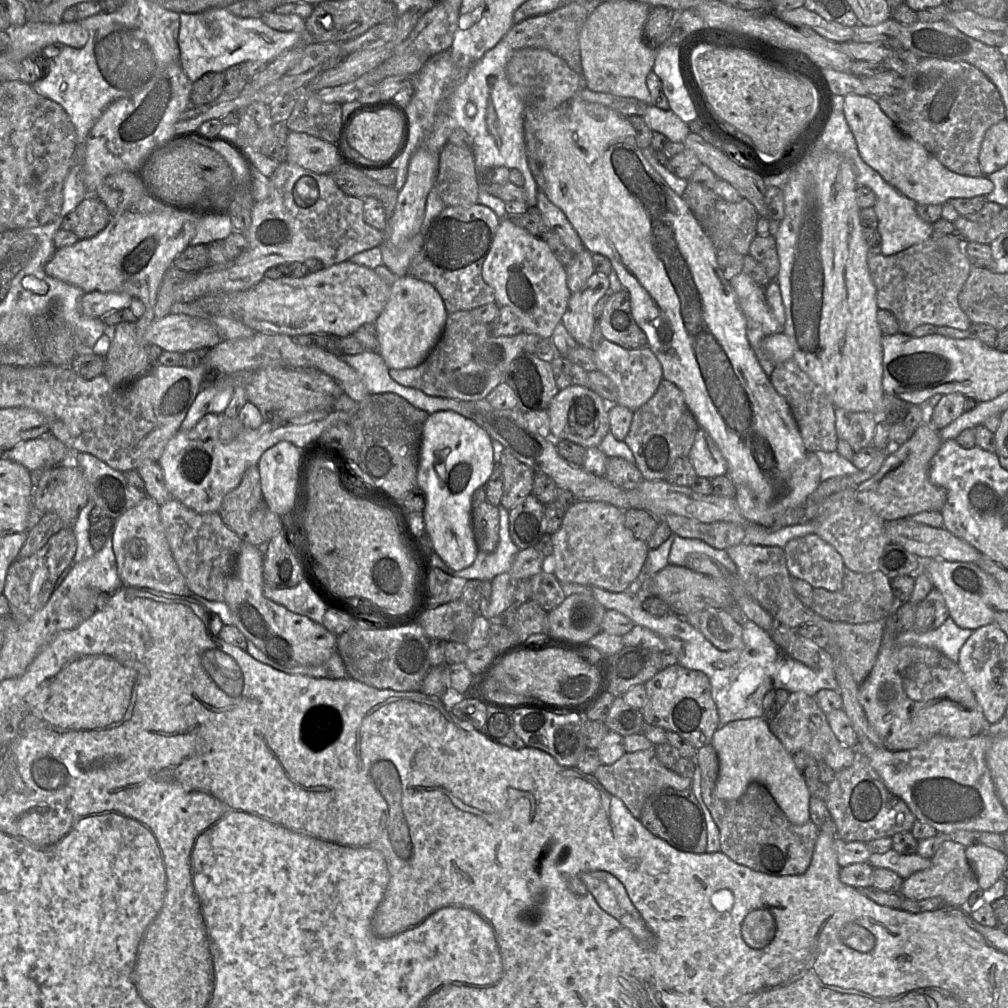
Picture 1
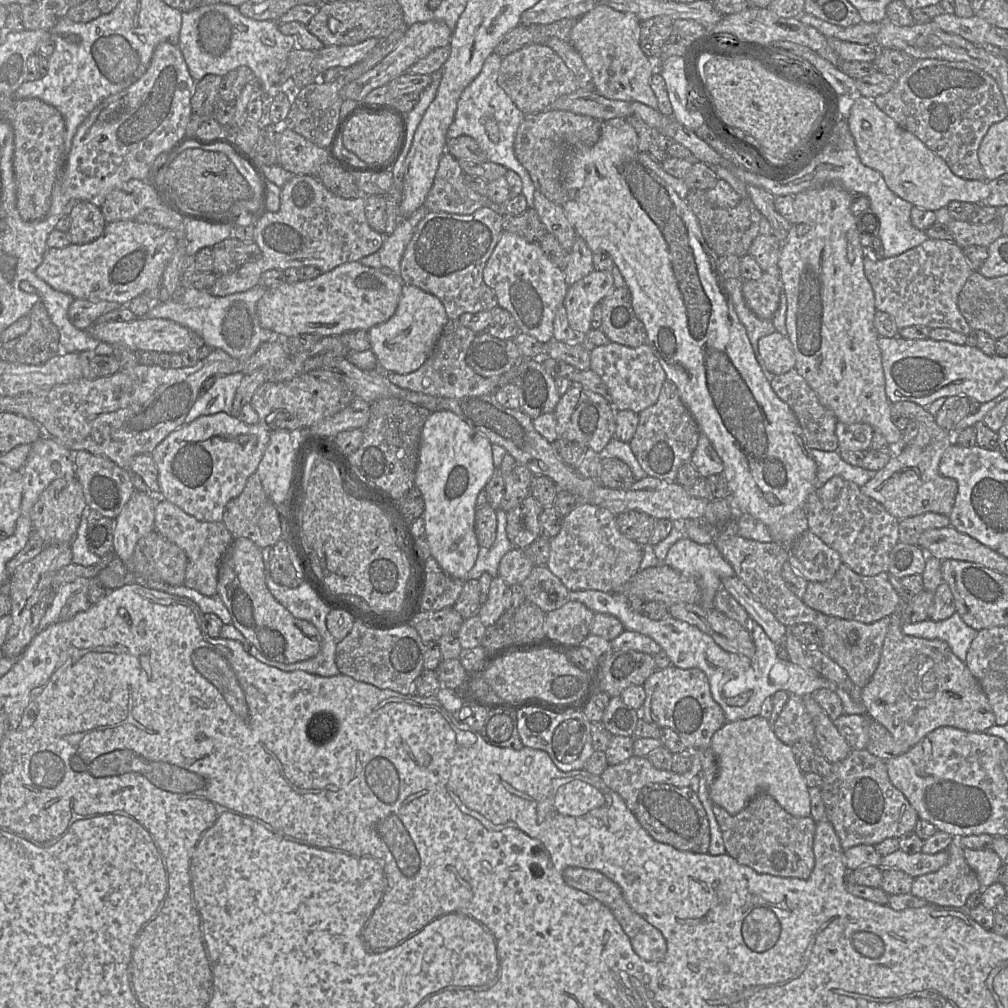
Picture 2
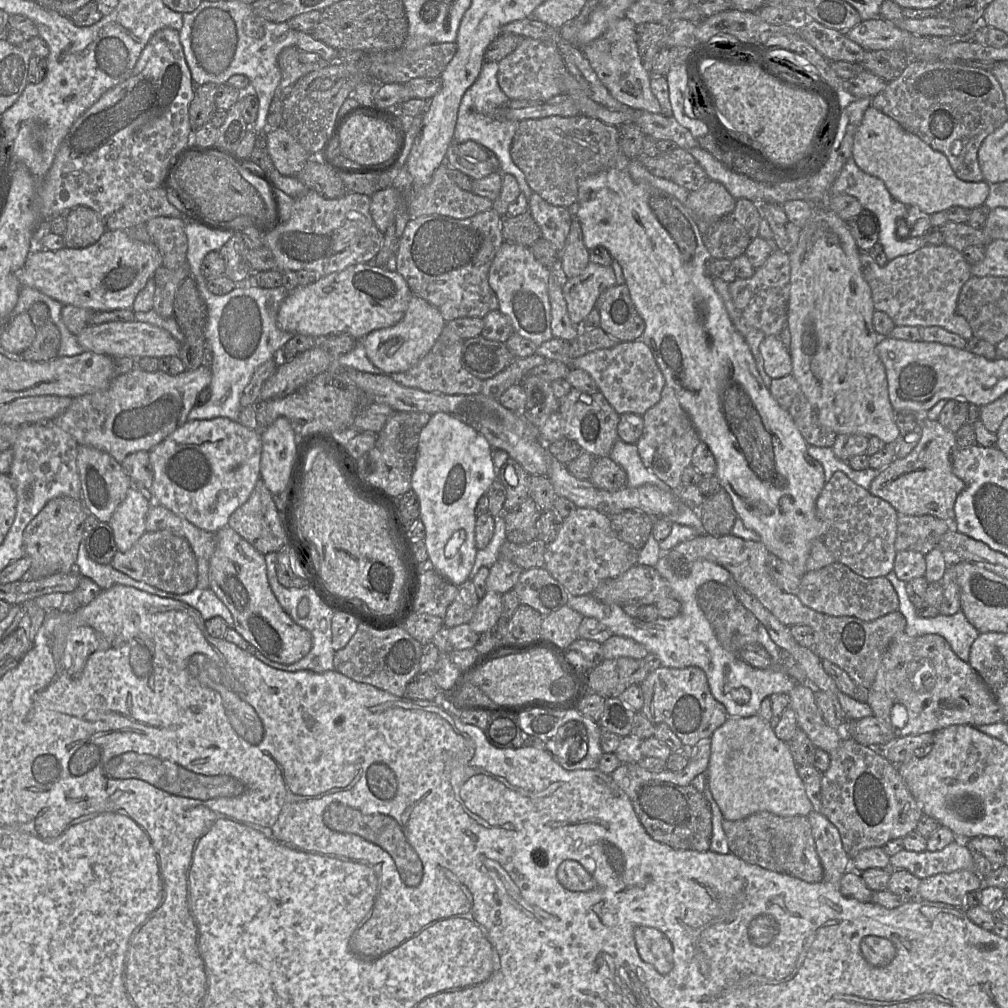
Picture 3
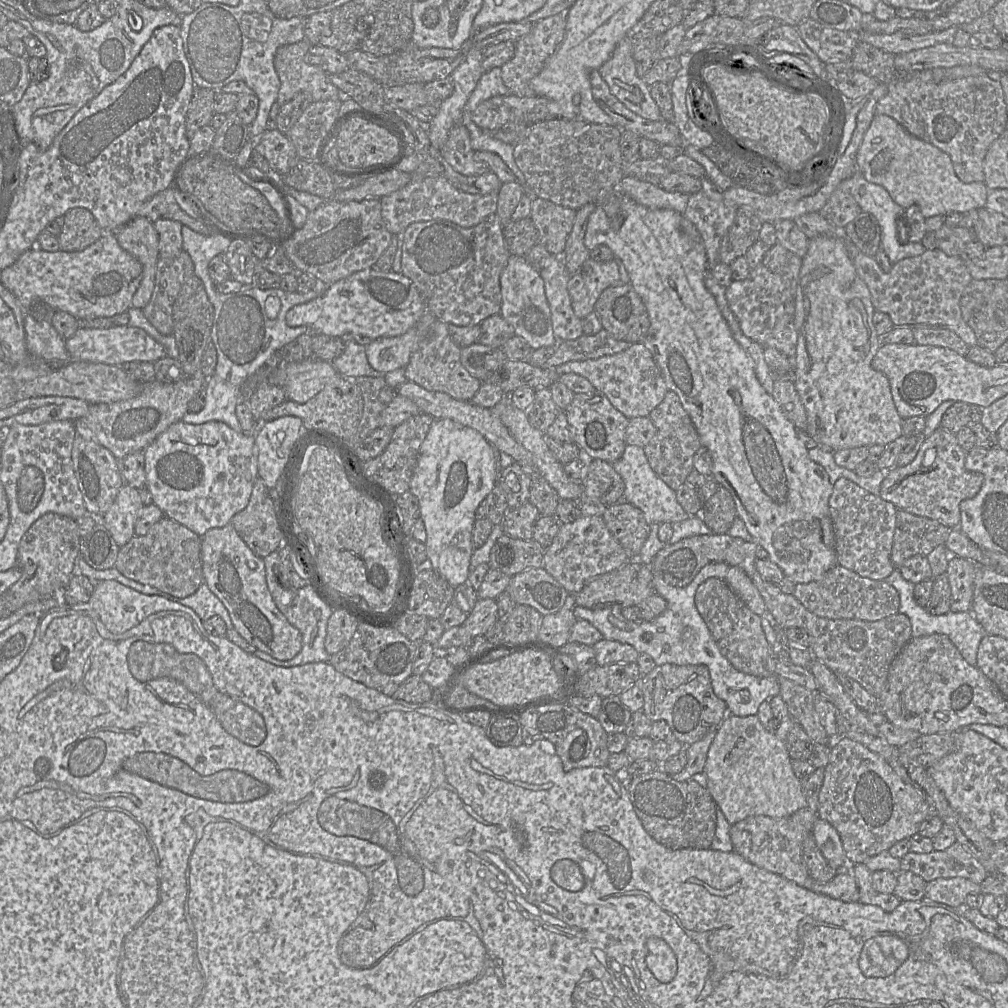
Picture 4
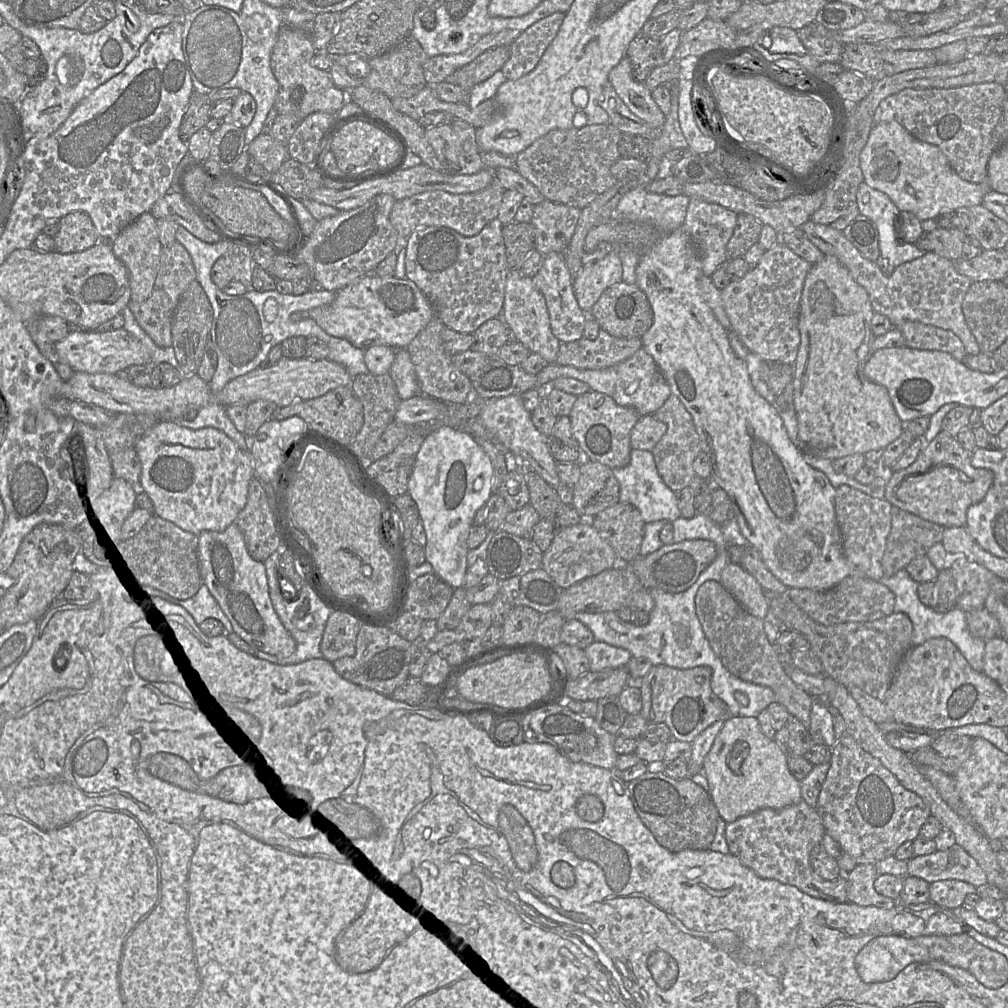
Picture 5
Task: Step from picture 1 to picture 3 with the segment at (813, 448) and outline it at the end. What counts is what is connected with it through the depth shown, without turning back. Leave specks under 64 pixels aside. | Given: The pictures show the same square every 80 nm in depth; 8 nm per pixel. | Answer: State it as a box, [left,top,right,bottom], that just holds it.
[770,374,837,447]

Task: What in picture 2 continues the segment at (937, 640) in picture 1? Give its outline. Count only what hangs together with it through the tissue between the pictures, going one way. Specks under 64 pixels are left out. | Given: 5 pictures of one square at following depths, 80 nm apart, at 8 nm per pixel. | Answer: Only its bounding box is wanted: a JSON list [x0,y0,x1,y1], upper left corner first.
[903,613,978,663]

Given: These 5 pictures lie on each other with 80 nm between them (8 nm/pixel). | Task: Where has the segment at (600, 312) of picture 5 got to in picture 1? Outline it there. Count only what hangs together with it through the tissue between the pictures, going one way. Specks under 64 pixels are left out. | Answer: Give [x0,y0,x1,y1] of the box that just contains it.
[599,289,648,349]

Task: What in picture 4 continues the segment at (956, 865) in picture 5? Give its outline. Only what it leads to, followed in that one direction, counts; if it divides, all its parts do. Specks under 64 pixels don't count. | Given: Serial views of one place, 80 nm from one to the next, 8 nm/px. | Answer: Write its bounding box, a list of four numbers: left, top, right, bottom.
[901,842,988,884]

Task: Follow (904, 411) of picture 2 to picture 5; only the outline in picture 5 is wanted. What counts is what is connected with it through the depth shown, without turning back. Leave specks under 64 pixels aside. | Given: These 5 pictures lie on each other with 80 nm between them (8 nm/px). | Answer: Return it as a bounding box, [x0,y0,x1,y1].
[886,431,994,528]

